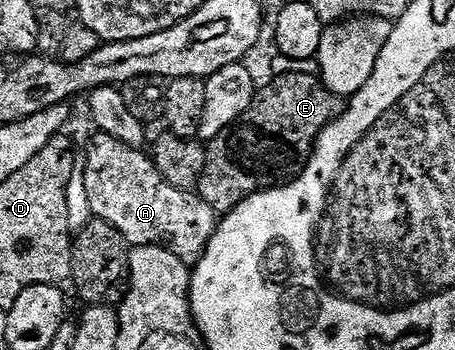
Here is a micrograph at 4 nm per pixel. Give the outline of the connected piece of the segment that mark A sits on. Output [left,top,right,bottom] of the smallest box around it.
[81,134,220,266]

